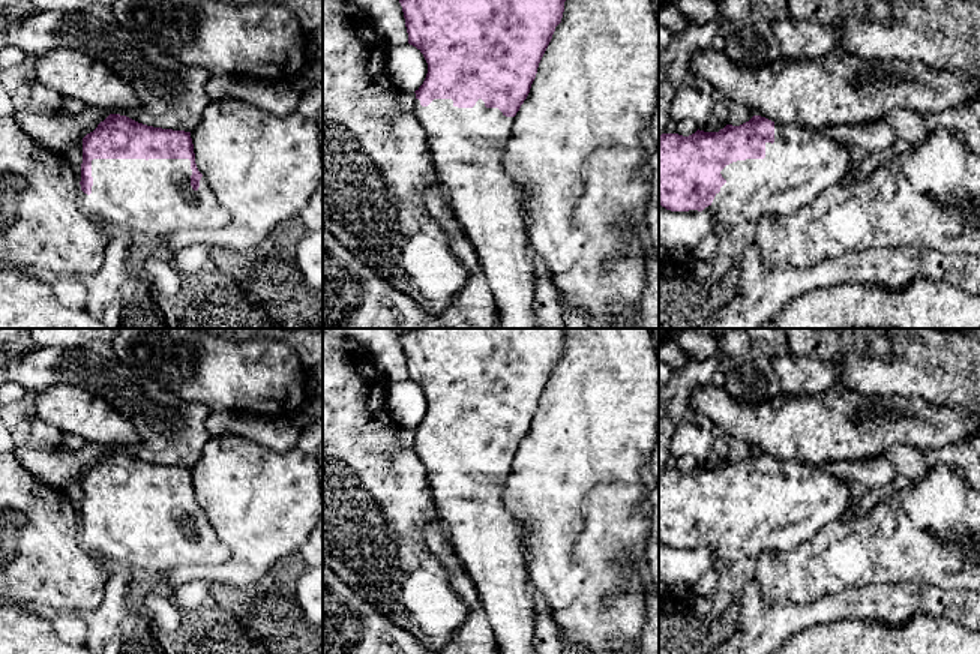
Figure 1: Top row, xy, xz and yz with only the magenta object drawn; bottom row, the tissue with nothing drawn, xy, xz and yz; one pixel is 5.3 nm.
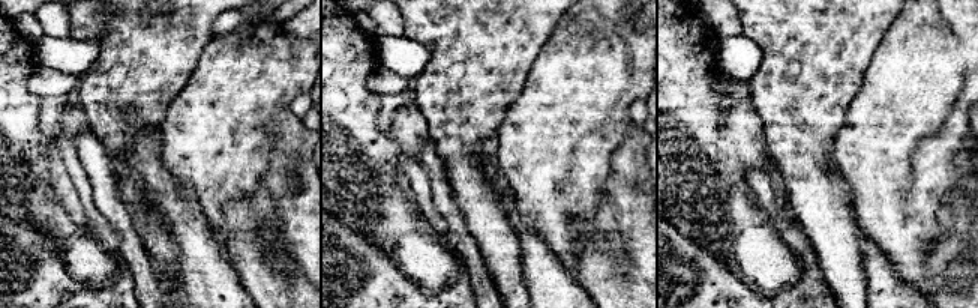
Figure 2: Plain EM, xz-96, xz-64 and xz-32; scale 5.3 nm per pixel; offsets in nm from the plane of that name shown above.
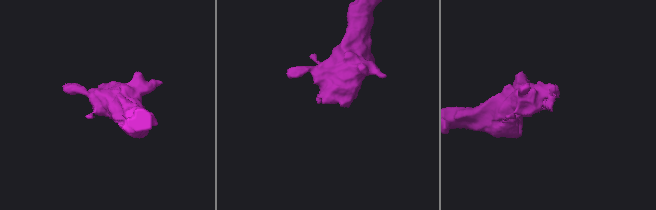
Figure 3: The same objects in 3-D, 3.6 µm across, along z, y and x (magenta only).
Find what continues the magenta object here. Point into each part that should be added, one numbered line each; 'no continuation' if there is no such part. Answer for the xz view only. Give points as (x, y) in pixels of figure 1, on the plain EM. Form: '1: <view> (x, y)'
1: xz (467, 482)

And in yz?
1: yz (802, 498)

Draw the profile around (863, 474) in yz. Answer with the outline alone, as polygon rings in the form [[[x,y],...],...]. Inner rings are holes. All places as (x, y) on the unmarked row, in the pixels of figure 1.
[[[873,456],[860,460],[827,462],[819,465],[837,480],[849,483],[858,490],[867,490],[888,484],[897,477],[896,468],[884,456]]]

